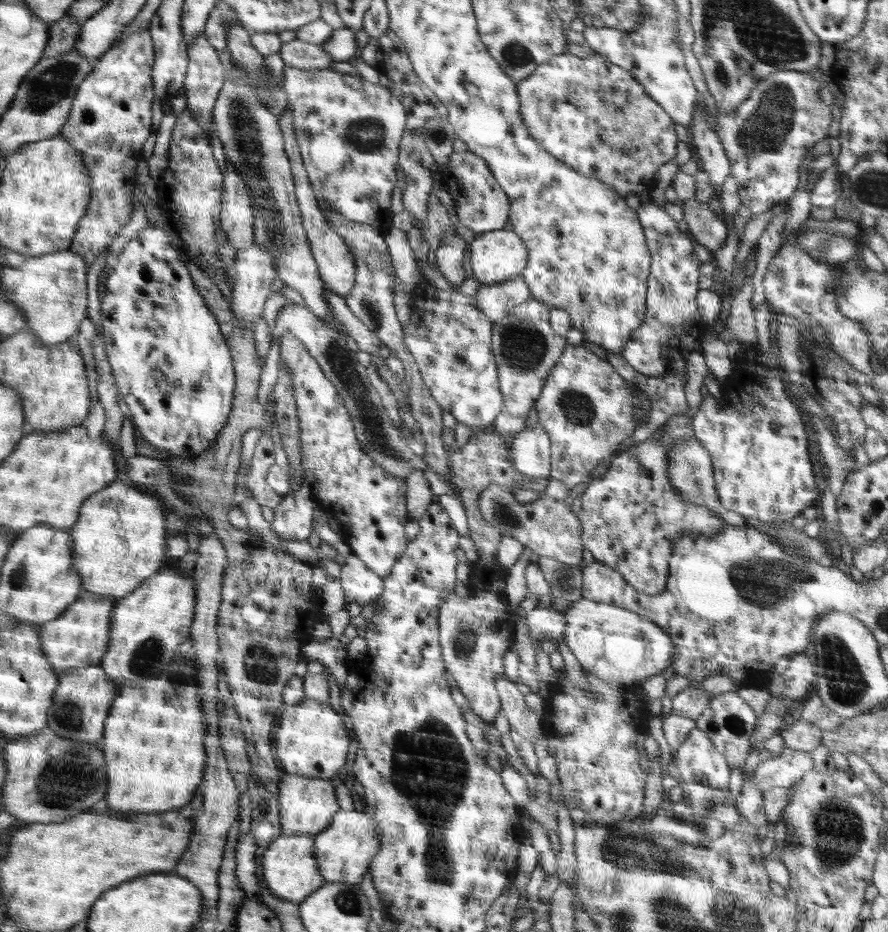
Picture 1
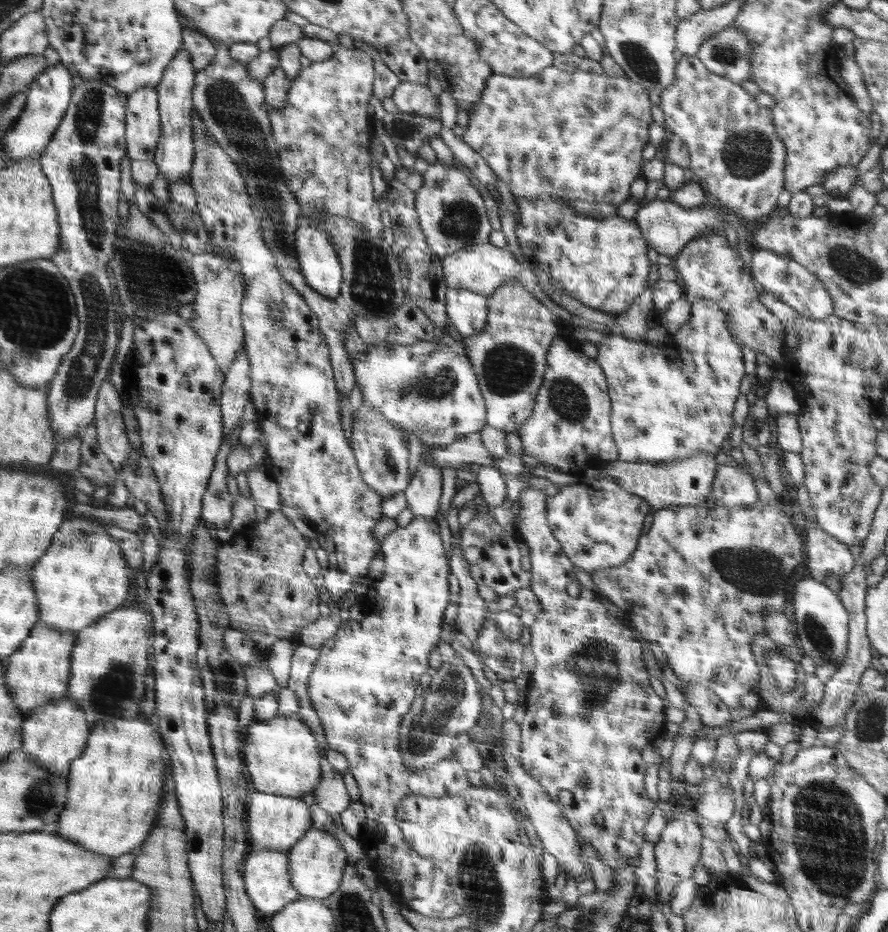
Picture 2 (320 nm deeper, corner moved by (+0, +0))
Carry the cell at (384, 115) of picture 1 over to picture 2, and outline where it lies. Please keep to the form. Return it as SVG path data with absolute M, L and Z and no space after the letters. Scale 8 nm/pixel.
M400 83L391 97L398 110L403 113L416 113L440 119L439 100L426 83Z

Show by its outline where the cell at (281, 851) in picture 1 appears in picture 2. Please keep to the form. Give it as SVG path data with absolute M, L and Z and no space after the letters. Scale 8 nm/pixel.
M276 850L250 851L243 864L243 883L245 891L252 901L259 916L271 916L280 913L287 905L293 904L301 898L297 890L290 884L288 872L288 855Z

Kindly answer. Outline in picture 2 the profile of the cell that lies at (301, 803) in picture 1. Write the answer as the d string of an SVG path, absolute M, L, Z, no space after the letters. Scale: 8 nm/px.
M251 790L245 822L252 851L276 850L287 854L289 849L310 830L312 819L310 808L302 800L298 800L298 797Z

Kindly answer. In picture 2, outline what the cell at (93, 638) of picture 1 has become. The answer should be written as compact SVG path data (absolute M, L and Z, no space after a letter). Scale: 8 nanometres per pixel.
M39 621L32 633L22 642L17 653L8 657L6 672L9 690L12 691L16 707L28 717L34 709L60 700L66 695L70 682L70 657L77 646L78 634L62 633L50 627L50 623Z

